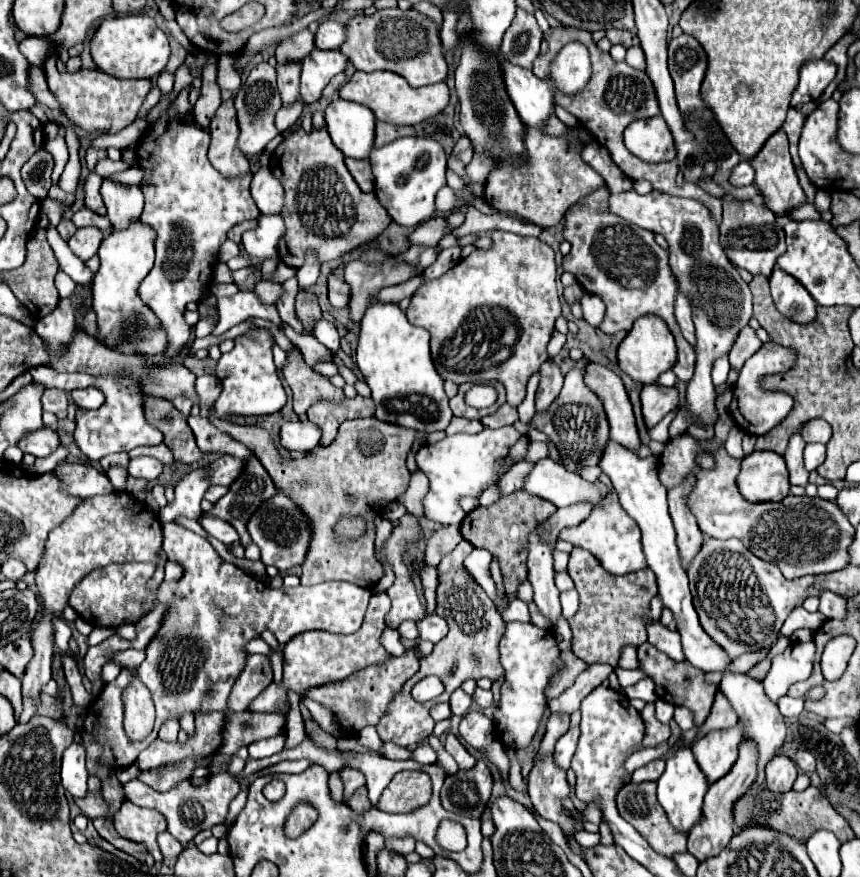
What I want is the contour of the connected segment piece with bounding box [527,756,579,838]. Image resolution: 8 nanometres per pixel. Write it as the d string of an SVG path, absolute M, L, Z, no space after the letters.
M553 756L549 760L541 760L541 764L533 766L529 776L529 796L535 810L561 826L567 838L573 836L573 828L579 824L563 806L563 800L571 796L571 786L567 782L565 770L553 764Z

